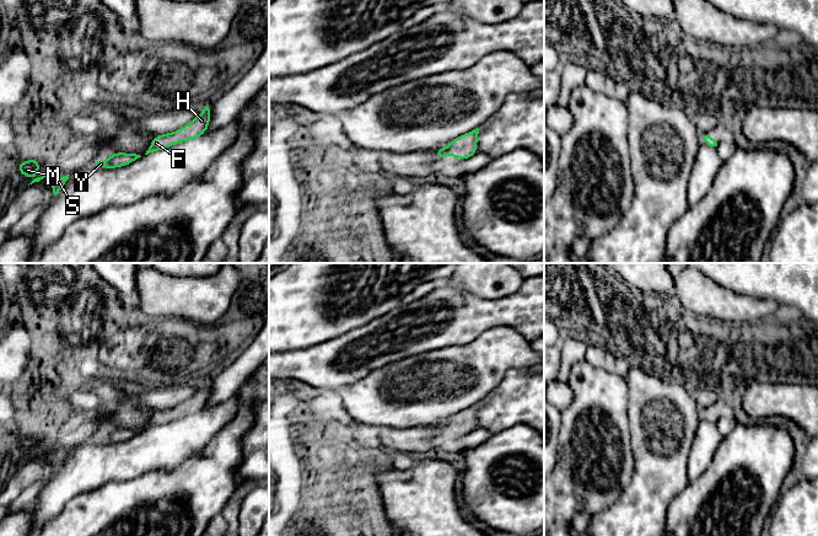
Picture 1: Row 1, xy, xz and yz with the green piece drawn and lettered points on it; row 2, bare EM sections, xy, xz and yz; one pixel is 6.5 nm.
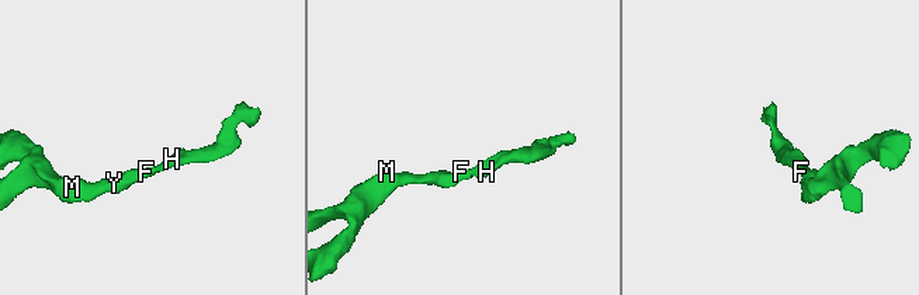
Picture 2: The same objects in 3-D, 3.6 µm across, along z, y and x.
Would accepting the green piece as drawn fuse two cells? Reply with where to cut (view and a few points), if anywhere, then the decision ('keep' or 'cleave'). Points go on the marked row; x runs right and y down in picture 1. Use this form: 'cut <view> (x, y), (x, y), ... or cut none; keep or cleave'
cut none; keep

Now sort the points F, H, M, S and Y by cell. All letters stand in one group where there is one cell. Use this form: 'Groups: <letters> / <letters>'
Groups: F H M S Y

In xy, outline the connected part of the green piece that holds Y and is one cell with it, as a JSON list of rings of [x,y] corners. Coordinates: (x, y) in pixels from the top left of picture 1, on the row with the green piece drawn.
[[[115,152],[112,156],[109,156],[106,161],[97,161],[95,165],[103,168],[114,168],[114,167],[129,165],[139,157],[141,156],[136,154]]]

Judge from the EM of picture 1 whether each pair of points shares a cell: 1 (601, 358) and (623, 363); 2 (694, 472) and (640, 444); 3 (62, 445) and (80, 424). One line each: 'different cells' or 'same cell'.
1: same cell
2: different cells
3: same cell

